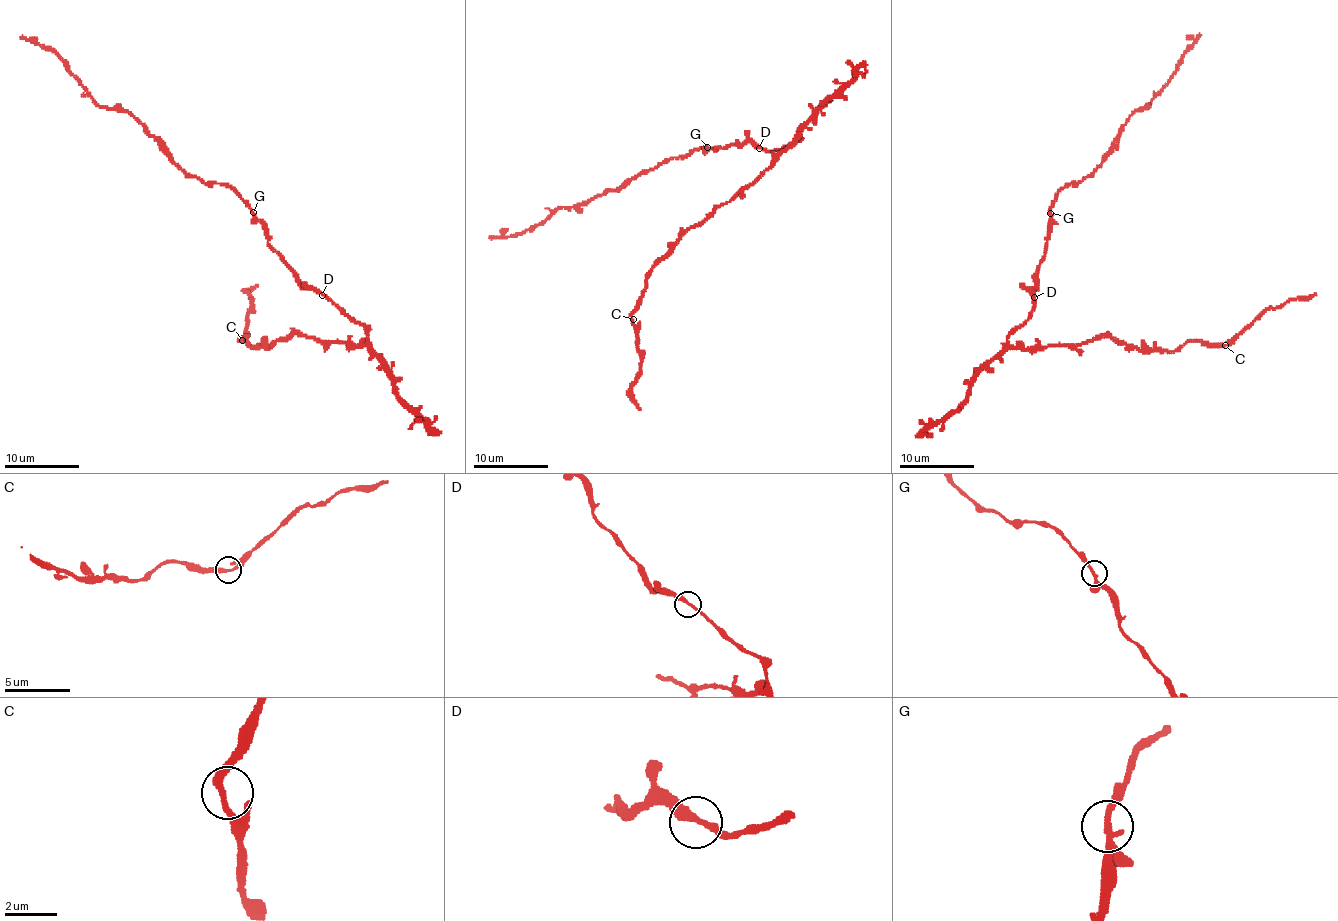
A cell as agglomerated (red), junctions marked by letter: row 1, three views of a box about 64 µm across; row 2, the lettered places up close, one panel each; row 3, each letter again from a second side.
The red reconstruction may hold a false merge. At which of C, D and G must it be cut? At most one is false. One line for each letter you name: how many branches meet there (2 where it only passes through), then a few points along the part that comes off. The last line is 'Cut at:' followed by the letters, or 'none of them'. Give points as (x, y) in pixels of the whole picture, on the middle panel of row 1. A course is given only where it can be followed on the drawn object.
Cut at: none of them

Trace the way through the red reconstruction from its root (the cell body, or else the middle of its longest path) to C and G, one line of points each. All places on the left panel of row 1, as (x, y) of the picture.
C: (322, 293), (361, 323), (366, 344), (317, 342), (296, 334), (272, 346), (252, 347), (247, 337), (242, 340)
G: (322, 293), (305, 287), (298, 274), (268, 242), (266, 227), (253, 212)

